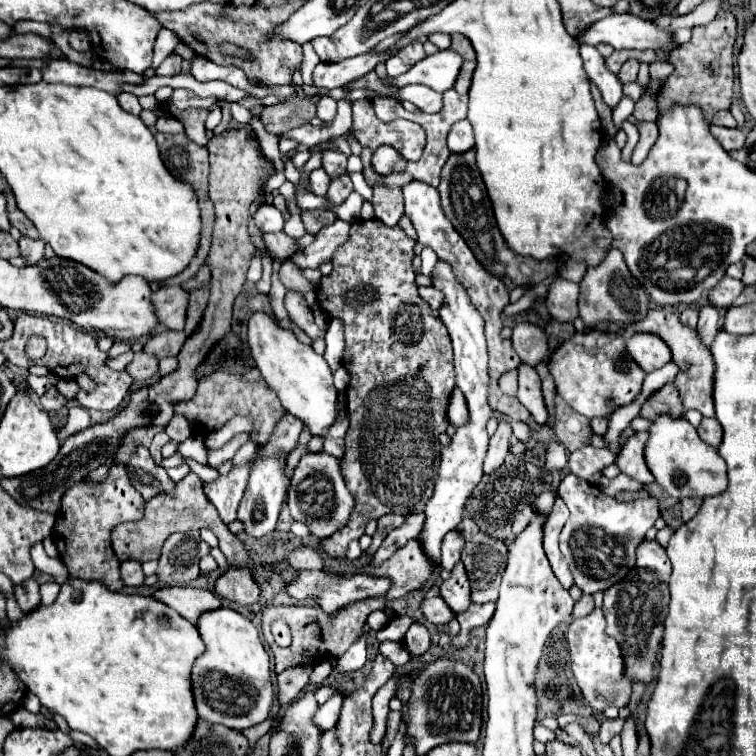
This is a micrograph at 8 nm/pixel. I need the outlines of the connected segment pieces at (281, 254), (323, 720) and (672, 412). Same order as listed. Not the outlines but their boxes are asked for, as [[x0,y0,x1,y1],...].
[[265,232,297,260],[315,694,343,734],[641,384,685,420]]

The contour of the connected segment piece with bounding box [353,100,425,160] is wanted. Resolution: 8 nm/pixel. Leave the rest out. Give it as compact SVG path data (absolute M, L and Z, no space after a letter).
M369 100L353 102L353 134L363 148L375 152L377 146L393 146L405 160L421 158L425 146L425 130L421 126L409 120L381 122L373 114Z

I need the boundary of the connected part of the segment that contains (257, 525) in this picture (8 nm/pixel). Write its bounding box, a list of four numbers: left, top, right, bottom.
[237,456,287,538]

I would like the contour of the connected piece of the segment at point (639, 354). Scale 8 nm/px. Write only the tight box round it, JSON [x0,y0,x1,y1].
[627,332,671,372]

